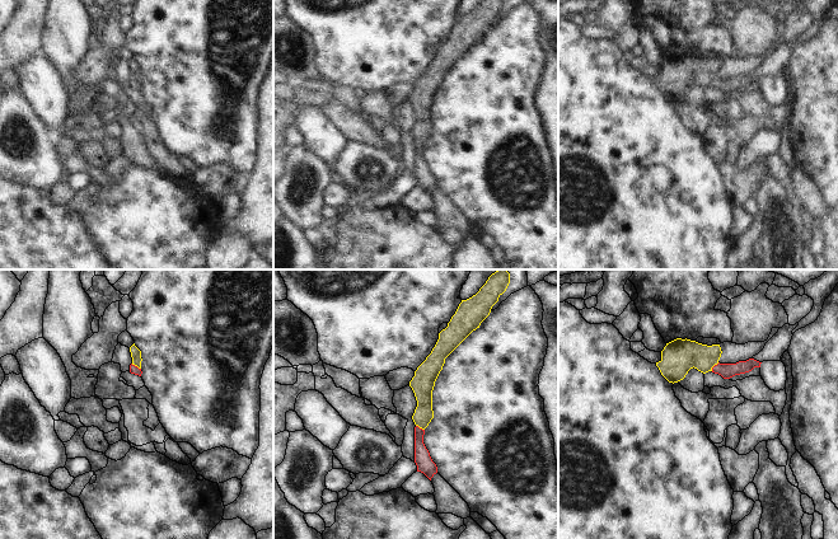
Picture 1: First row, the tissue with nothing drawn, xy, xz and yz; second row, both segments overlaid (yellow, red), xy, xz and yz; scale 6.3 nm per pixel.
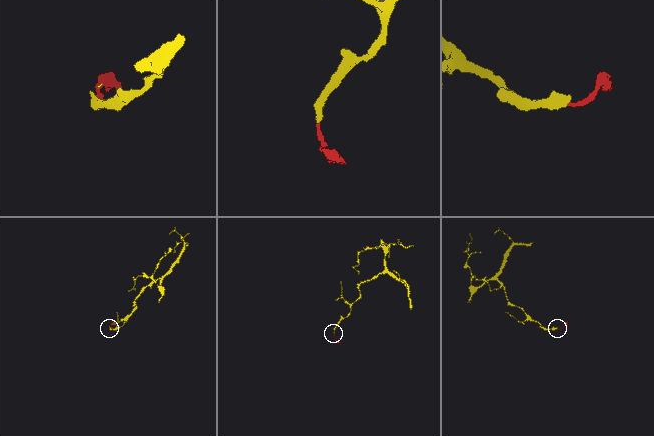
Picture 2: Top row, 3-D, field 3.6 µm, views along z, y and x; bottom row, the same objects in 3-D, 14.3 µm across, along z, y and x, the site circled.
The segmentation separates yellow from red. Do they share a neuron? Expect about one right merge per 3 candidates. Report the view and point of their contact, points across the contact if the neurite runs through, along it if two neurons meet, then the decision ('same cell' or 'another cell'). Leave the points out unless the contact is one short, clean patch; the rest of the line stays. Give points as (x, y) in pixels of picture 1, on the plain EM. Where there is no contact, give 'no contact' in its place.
contact yz (714, 80); way yz (679, 71), (701, 71), (714, 80), (726, 85); same cell

